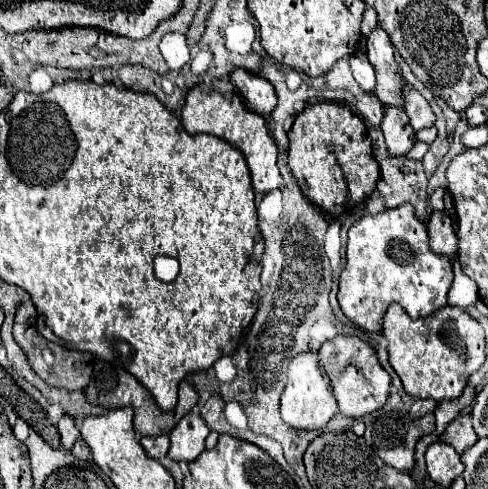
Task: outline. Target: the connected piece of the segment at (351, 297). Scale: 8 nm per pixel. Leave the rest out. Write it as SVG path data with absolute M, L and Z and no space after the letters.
M402 204L386 208L376 216L364 216L348 230L346 266L340 274L338 302L356 326L380 332L382 318L392 302L400 302L412 320L448 306L452 280L450 258L432 252L426 226L414 216L410 204Z

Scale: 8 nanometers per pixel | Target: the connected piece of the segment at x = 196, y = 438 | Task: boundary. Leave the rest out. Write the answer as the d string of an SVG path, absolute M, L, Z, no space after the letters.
M188 412L184 420L180 420L170 434L168 456L176 462L194 462L202 454L204 440L208 434L210 430L202 420L202 416Z

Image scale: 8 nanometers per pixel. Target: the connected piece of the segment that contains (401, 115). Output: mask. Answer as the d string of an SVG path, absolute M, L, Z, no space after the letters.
M394 106L386 108L380 128L384 132L388 152L392 156L404 156L404 154L408 154L410 148L416 142L416 134L414 134L414 130L412 130L412 126L408 122L408 116L400 108L394 108Z

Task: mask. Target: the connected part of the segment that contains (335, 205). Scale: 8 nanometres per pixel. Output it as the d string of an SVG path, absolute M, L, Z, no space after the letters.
M310 104L304 108L302 114L296 116L290 132L290 150L288 150L288 168L292 170L294 178L298 180L298 186L302 188L302 194L320 210L324 210L330 218L338 218L348 208L358 206L362 200L366 200L374 190L376 182L380 178L378 164L372 156L372 142L368 138L366 124L352 114L342 104Z

